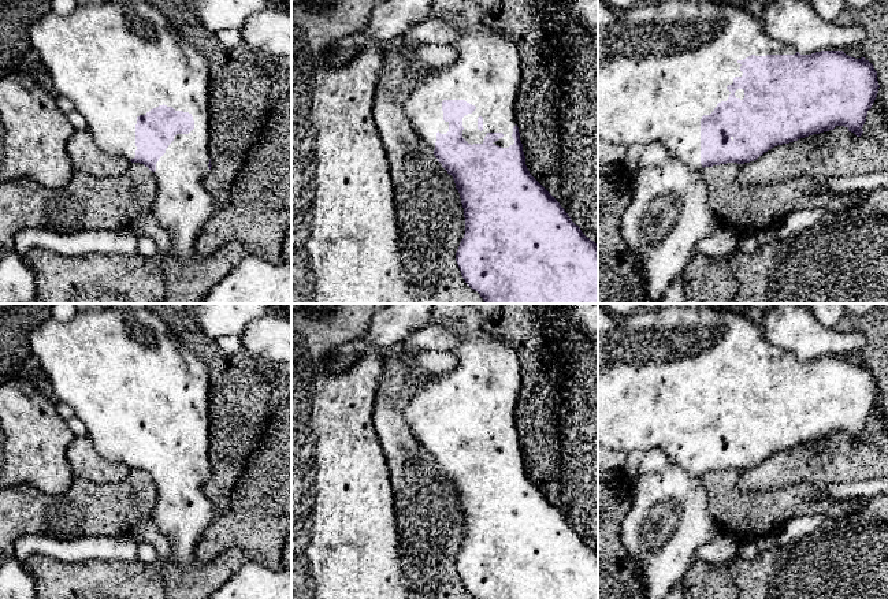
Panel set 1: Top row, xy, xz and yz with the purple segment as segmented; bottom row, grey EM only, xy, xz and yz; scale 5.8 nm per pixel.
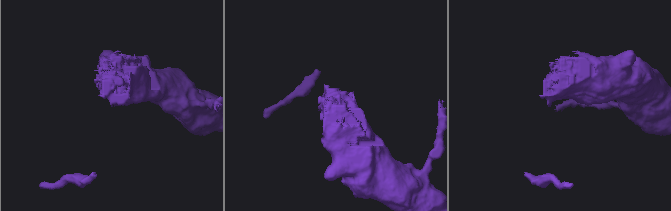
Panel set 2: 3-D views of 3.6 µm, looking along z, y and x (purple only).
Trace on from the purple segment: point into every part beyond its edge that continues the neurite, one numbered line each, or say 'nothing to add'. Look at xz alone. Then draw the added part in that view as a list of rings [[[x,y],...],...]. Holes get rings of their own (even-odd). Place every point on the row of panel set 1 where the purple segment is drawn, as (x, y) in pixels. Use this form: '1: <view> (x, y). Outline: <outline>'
1: xz (486, 73). Outline: [[[441,21],[456,33],[450,45],[458,51],[457,57],[415,85],[405,103],[406,118],[435,150],[436,133],[449,131],[442,101],[465,100],[476,109],[462,118],[462,138],[473,145],[483,144],[487,133],[502,133],[493,144],[509,148],[514,144],[514,107],[521,81],[517,46],[488,25],[482,31],[465,31],[450,21]]]

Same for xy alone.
1: xy (114, 60). Outline: [[[148,1],[140,3],[92,3],[78,5],[71,14],[47,12],[30,29],[30,42],[40,53],[45,70],[49,72],[57,96],[73,101],[74,108],[88,122],[94,142],[108,155],[127,160],[135,157],[135,124],[140,115],[145,115],[159,105],[172,107],[175,111],[189,112],[194,129],[189,134],[177,134],[156,163],[153,172],[157,196],[152,205],[157,223],[171,238],[171,249],[164,258],[190,260],[196,256],[196,241],[201,228],[212,216],[213,200],[203,186],[209,172],[208,144],[211,139],[209,108],[209,67],[197,48],[185,40],[159,8]]]

